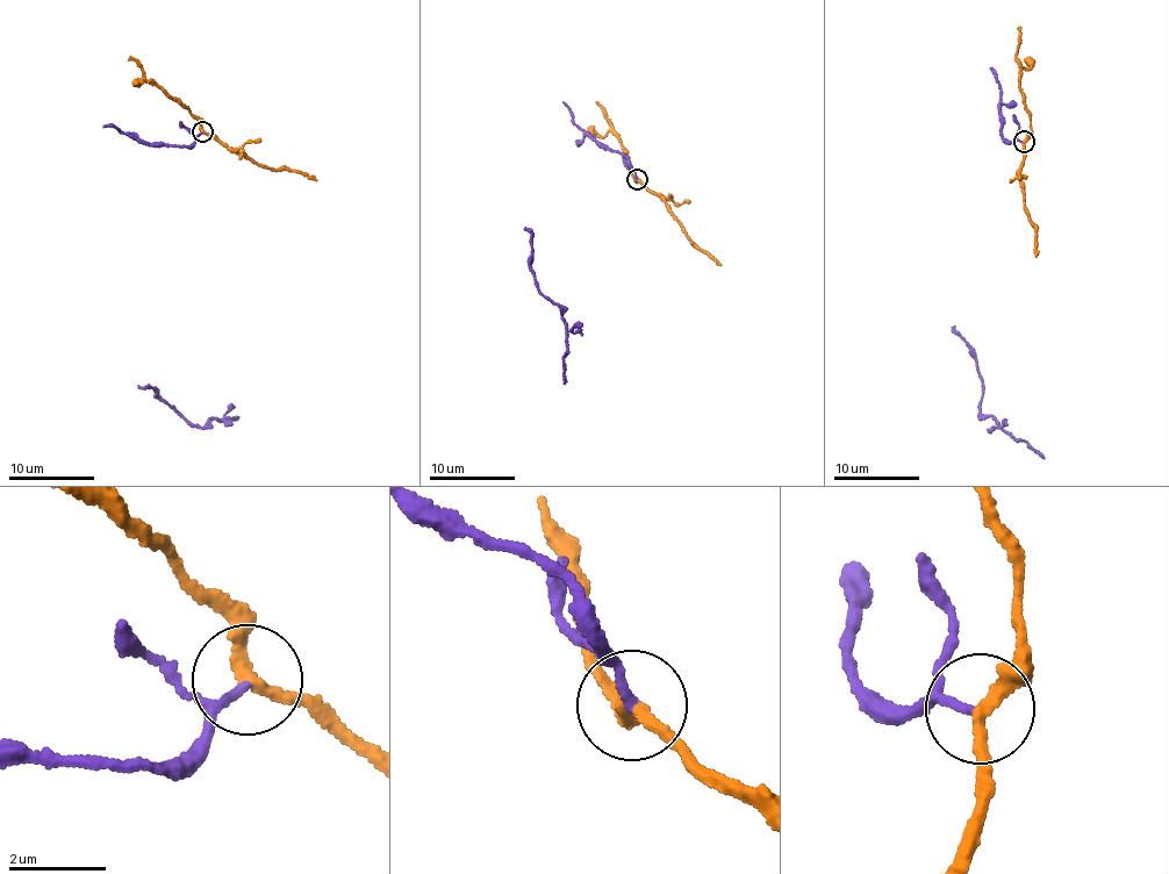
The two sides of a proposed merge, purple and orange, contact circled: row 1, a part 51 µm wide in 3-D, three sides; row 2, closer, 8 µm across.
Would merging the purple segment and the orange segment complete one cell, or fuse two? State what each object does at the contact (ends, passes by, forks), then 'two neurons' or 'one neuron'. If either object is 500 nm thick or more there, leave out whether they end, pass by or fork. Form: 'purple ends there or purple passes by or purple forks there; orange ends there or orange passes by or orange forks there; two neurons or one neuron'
purple ends there; orange passes by; two neurons

